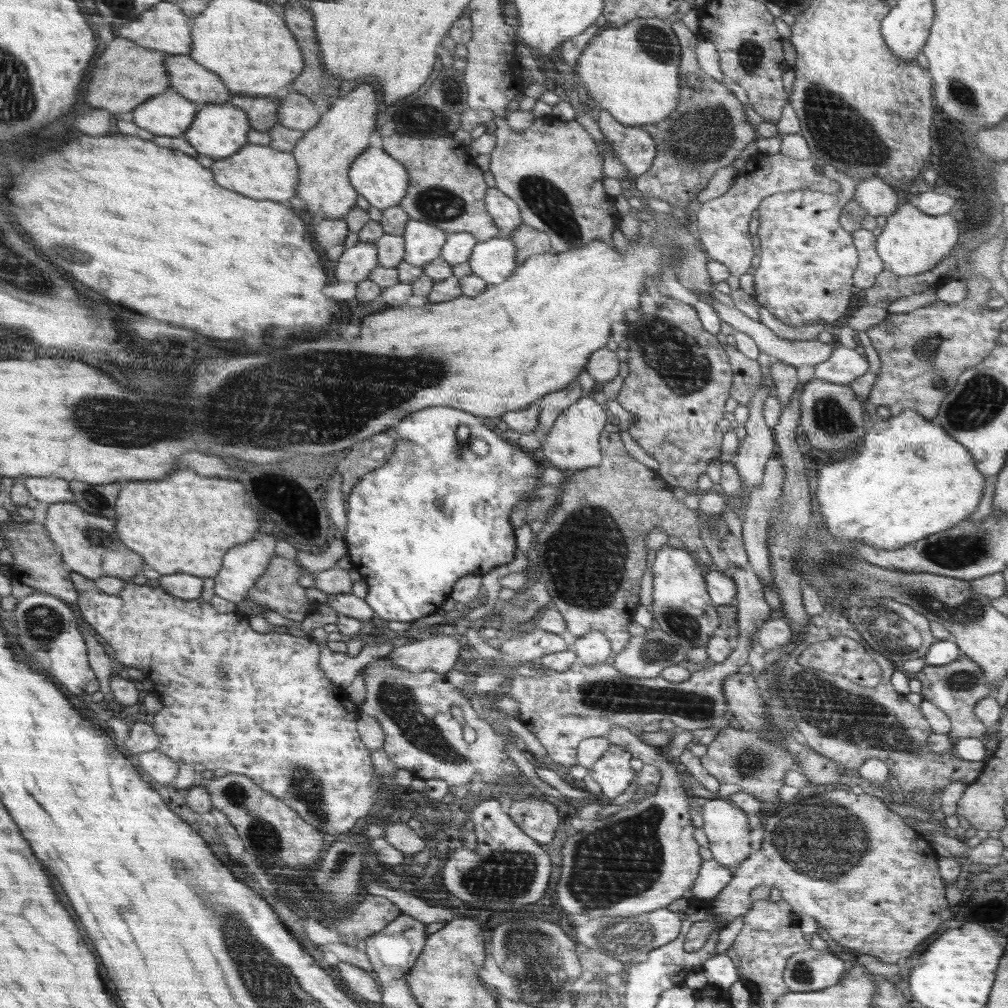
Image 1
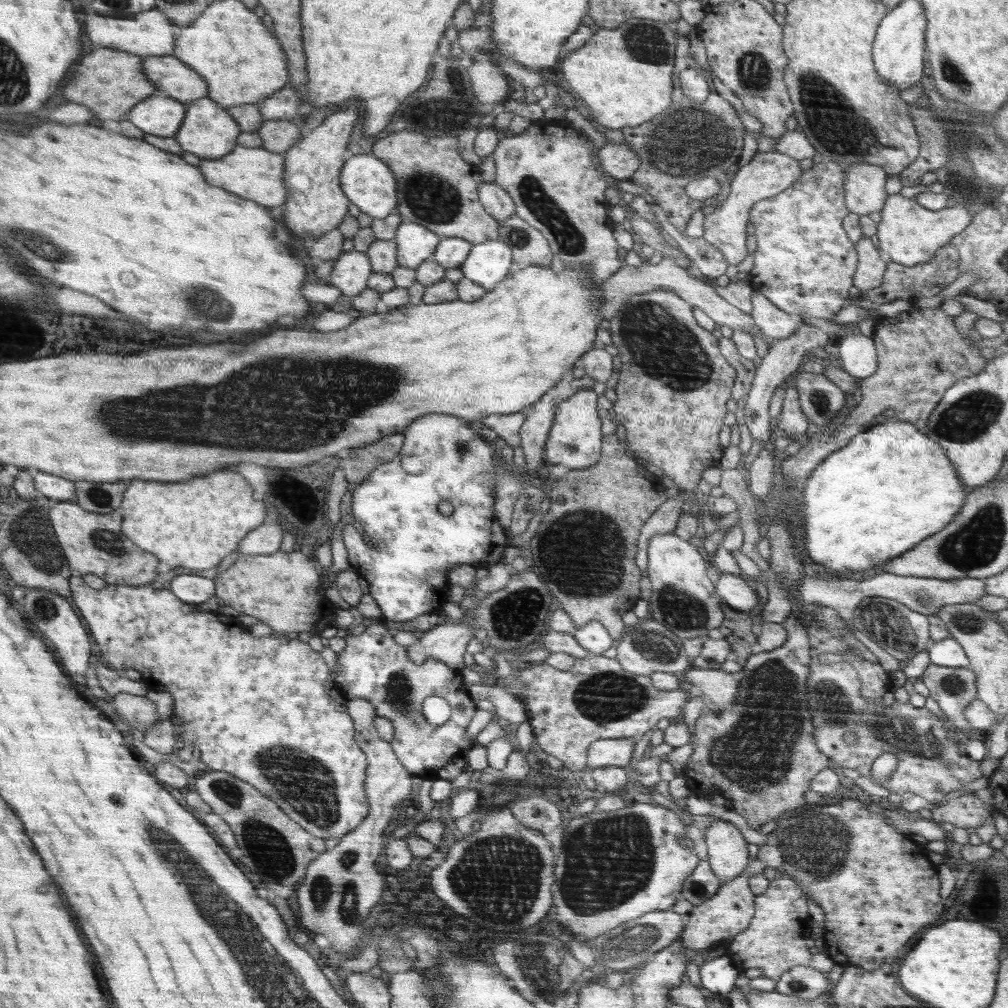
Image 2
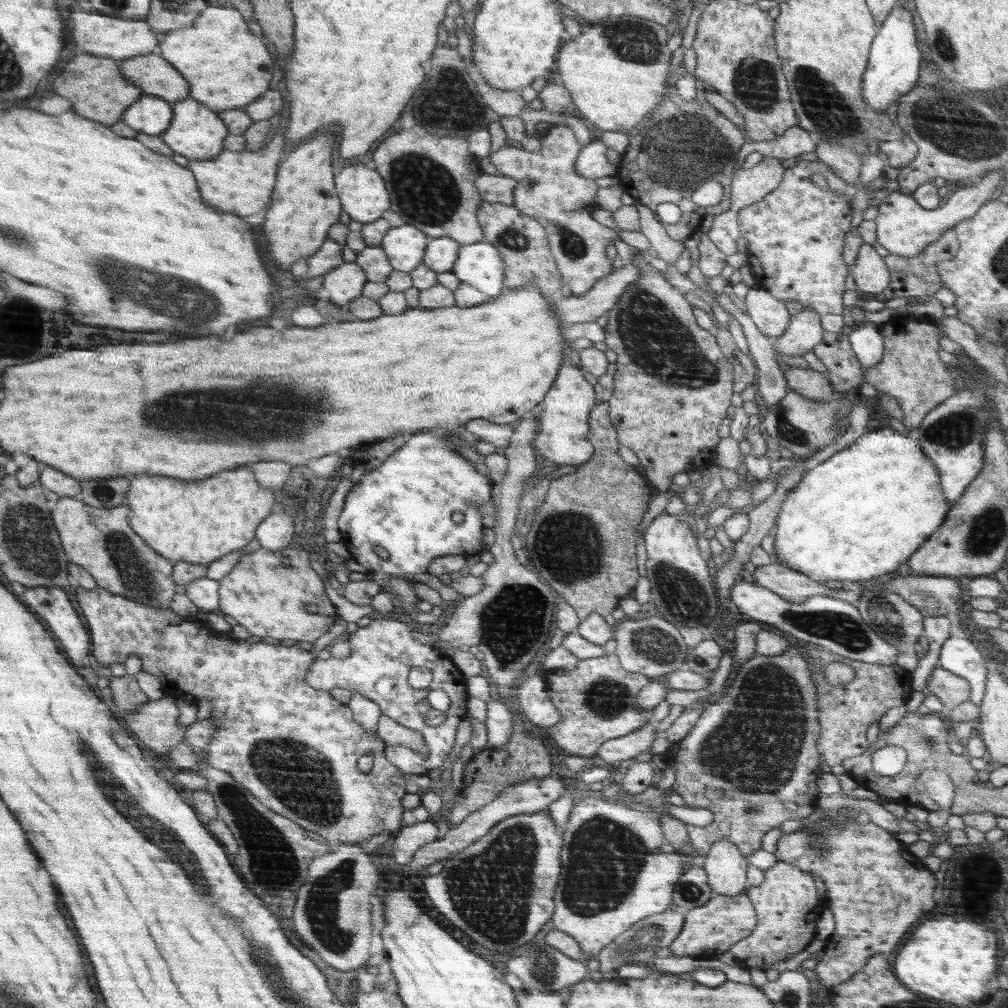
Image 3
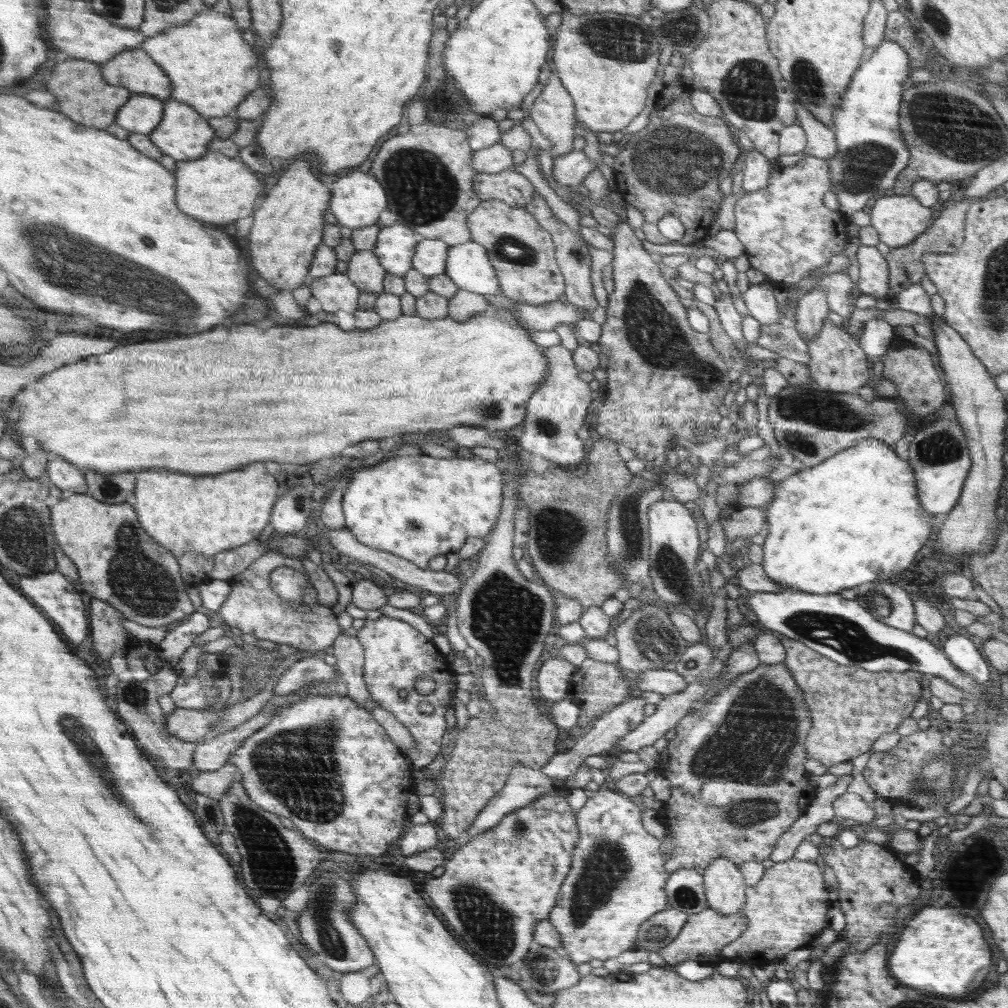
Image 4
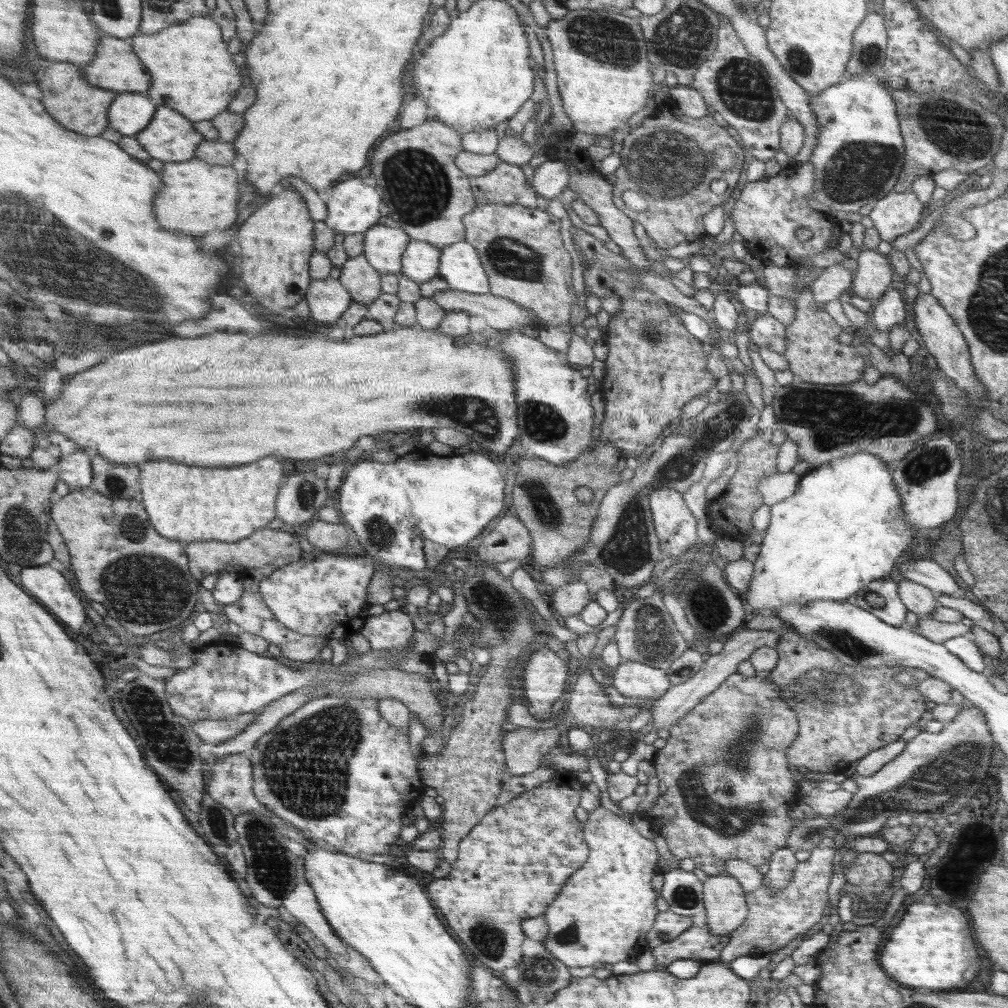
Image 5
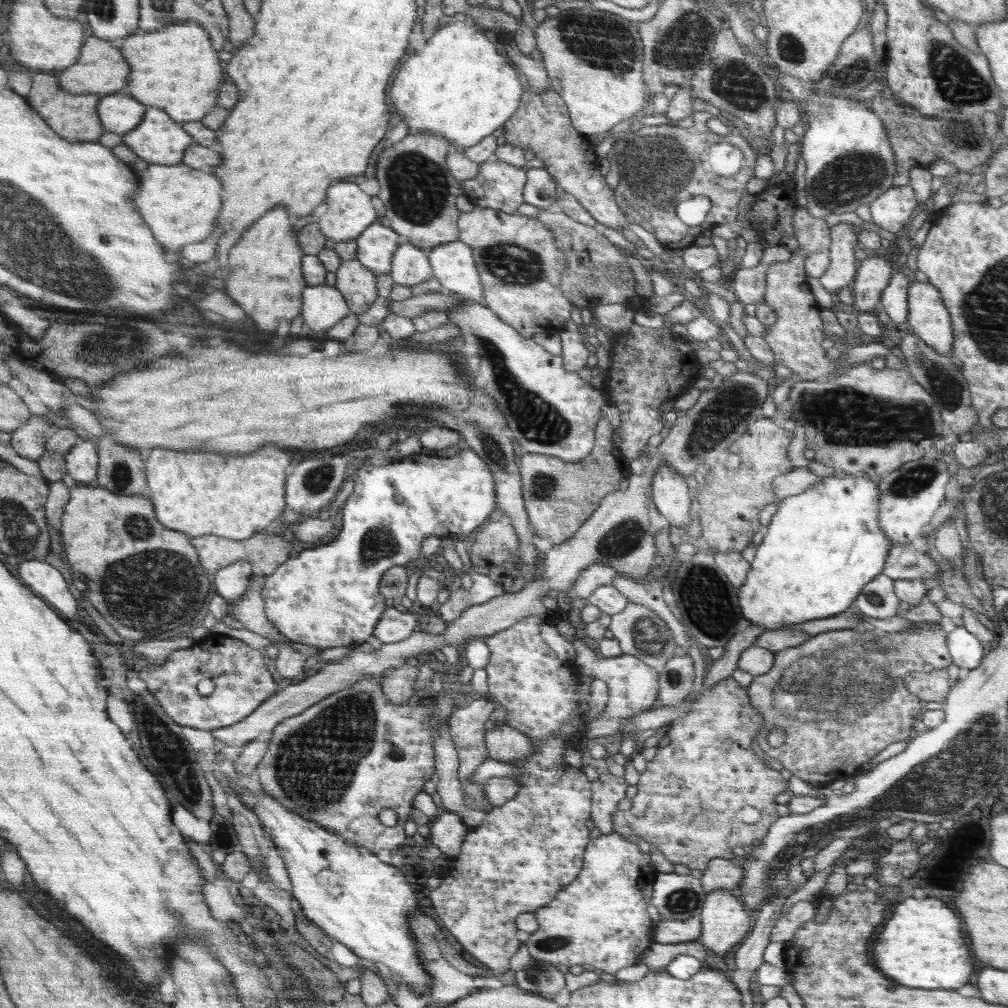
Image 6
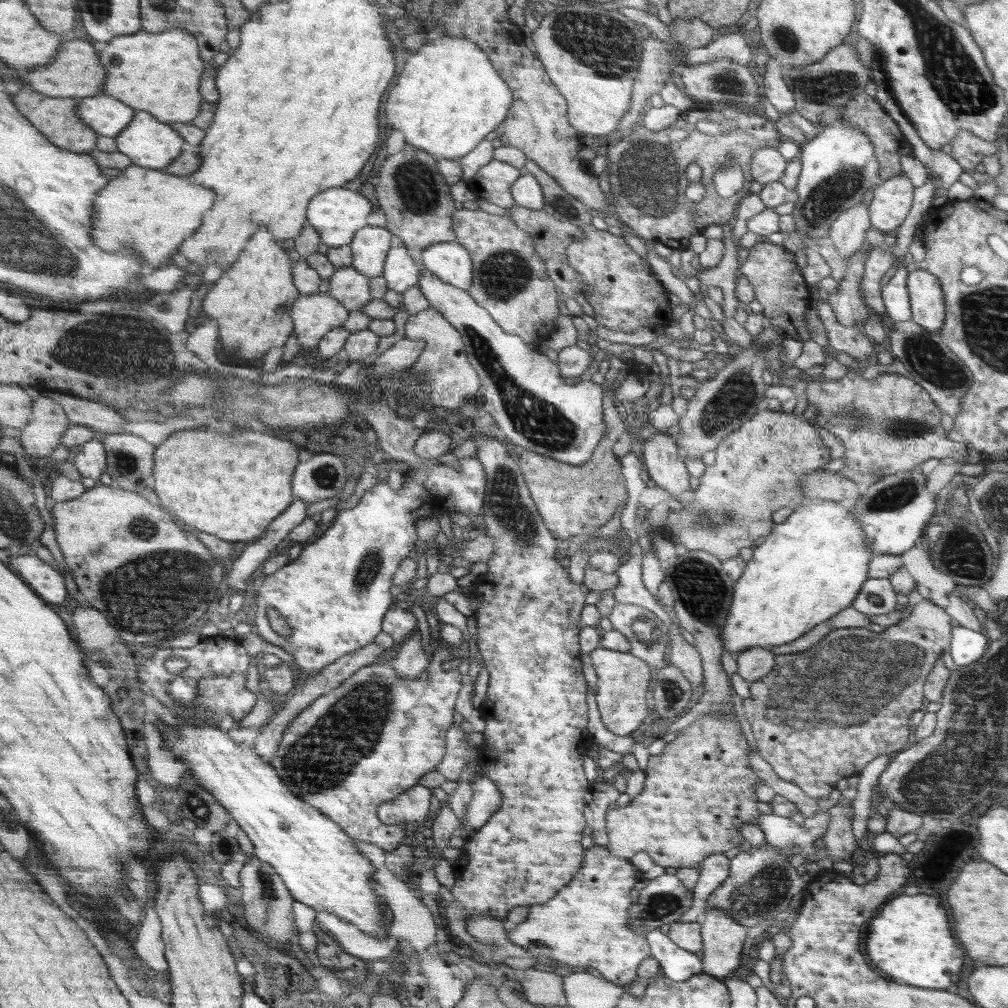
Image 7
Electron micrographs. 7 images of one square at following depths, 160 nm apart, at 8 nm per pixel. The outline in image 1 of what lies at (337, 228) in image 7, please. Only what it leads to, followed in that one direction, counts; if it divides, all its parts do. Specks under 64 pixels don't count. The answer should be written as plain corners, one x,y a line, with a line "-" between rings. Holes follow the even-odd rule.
375,144
372,148
364,151
354,163
351,164
350,181
354,185
356,192
368,200
368,204
386,210
391,206
396,206
407,193
409,177
408,171
390,153
384,152
382,146

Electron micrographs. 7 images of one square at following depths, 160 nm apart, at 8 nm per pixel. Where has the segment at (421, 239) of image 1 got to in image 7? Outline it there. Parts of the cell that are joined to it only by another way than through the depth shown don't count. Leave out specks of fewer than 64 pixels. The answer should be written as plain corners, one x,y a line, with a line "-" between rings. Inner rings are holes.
367,225
360,230
349,245
353,255
351,266
364,276
382,276
383,264
391,251
392,235
385,226

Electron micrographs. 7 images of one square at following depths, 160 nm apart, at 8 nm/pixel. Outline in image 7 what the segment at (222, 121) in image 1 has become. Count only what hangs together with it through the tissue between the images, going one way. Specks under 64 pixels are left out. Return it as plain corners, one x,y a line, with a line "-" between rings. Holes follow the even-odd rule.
136,111
135,119
120,135
115,137
116,150
130,158
135,166
163,170
170,166
182,154
184,138
176,133
171,124
158,121
156,117
145,111

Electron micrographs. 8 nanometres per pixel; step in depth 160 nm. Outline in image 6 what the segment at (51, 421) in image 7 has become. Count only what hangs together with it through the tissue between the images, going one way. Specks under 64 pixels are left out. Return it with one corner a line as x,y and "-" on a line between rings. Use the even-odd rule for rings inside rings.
31,415
28,421
11,433
11,445
21,457
36,461
47,451
47,439
53,431
53,421
44,415

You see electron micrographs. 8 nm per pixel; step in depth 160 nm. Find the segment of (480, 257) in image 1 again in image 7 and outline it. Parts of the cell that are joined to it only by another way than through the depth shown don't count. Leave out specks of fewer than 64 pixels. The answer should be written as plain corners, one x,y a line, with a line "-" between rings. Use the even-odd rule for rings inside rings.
453,242
437,243
426,248
420,257
424,268
441,281
468,290
472,284
473,263
464,246

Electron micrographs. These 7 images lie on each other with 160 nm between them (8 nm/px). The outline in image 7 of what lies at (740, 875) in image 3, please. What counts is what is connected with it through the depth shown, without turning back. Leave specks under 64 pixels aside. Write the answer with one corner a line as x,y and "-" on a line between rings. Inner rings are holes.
719,908
706,909
704,914
706,919
701,925
702,973
722,980
740,966
748,927

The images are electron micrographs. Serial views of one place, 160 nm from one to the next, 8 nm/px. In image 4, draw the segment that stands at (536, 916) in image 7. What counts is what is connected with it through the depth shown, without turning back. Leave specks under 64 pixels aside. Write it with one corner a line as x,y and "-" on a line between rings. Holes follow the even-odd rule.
610,783
599,786
594,796
588,797
579,810
577,826
578,822
584,840
580,840
580,848
576,848
576,868
572,868
572,876
568,876
564,892
560,892
560,904
556,904
556,912
548,916
550,924
560,934
563,955
576,965
595,958
603,961
616,958
622,952
634,949
639,927
670,903
666,893
670,874
664,872
664,860
658,850
660,842
642,828
640,808
628,800
628,795
618,792

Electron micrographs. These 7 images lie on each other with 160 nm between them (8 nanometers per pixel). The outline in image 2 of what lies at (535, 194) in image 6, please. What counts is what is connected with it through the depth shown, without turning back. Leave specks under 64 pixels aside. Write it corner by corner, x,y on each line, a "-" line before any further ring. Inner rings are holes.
606,140
606,145
596,152
597,163
600,168
604,169
606,175
611,176
617,180
630,180
638,168
640,168
640,161
642,157
636,155
626,142
620,145

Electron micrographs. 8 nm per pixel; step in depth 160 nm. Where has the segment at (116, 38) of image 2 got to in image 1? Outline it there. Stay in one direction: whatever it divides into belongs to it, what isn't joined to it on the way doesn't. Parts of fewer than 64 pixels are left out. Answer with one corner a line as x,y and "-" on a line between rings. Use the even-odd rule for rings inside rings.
163,1
155,4
134,22
120,24
120,26
114,26
114,28
116,28
118,36
127,38
144,48
160,50
168,55
188,55
192,44
191,26
192,19
187,18
186,13
179,5

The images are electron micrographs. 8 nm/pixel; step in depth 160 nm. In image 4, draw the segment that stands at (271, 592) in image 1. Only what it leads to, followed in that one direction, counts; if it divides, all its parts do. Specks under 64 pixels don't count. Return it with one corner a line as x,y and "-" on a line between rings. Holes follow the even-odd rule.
270,551
255,560
244,572
230,578
230,593
218,615
224,619
225,626
240,629
242,633
254,635
256,638
271,640
277,644
289,644
298,652
324,651
332,646
340,635
341,627
331,607
318,603
318,592
309,578
308,587
304,589
304,597
300,605
284,605
278,595
270,587
270,573
281,566
288,566
295,571
306,573
305,566
299,561
280,552

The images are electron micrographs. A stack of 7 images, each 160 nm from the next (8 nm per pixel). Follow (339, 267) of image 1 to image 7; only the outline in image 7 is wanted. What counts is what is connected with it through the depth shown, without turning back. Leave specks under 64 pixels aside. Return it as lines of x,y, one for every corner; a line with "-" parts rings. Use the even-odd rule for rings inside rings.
328,292
300,295
295,300
291,316
294,318
294,335
301,350
308,351
318,345
328,332
346,322
350,314
351,310

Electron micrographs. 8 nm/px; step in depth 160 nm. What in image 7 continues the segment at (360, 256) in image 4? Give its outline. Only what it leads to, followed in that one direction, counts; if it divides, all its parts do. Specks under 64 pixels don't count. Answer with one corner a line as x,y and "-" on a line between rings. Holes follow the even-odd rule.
344,266
327,280
328,293
340,301
340,304
354,311
373,299
370,294
370,279
354,267

